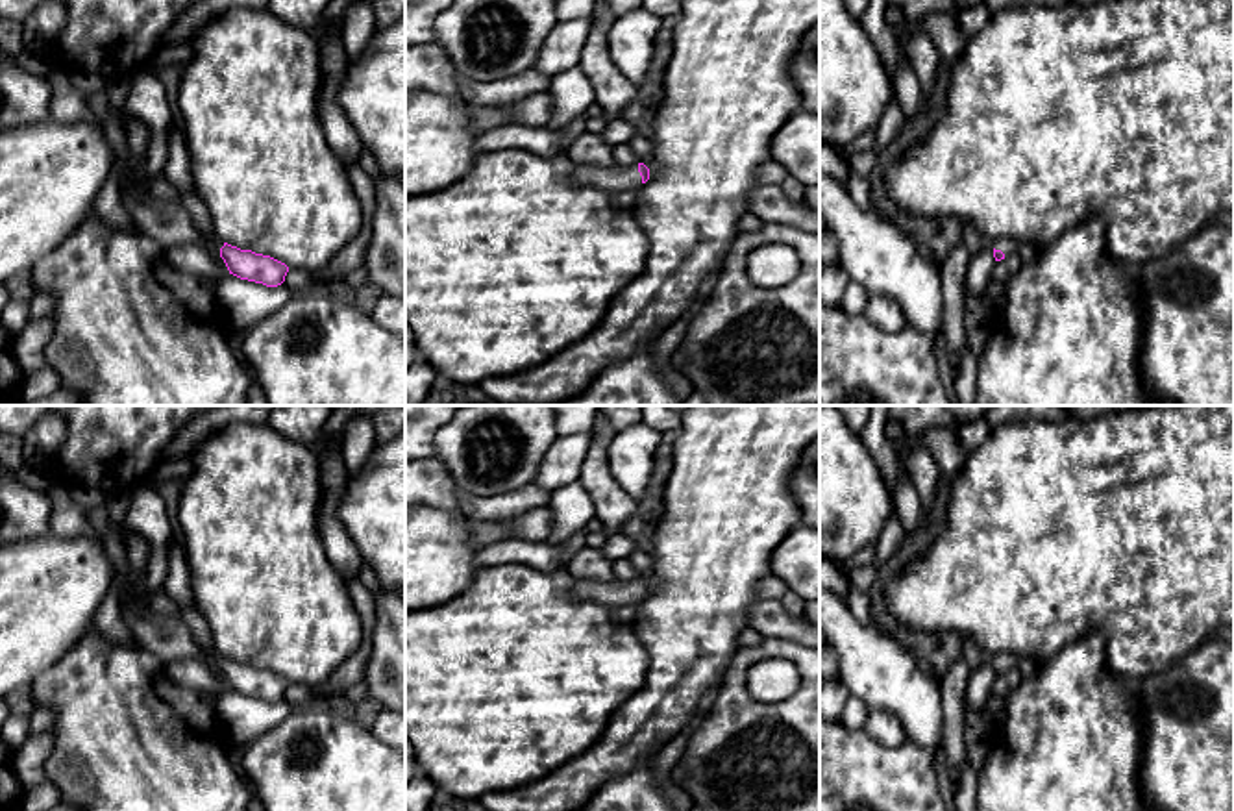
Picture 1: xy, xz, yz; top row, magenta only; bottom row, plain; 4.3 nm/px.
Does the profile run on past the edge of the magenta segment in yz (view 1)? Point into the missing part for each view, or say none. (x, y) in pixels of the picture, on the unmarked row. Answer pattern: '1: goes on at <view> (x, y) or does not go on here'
1: goes on at yz (1005, 660)

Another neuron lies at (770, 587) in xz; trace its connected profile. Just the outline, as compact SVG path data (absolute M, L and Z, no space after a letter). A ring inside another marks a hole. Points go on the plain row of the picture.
M775 574L762 578L757 585L759 600L781 600L786 593L788 593L786 583Z

